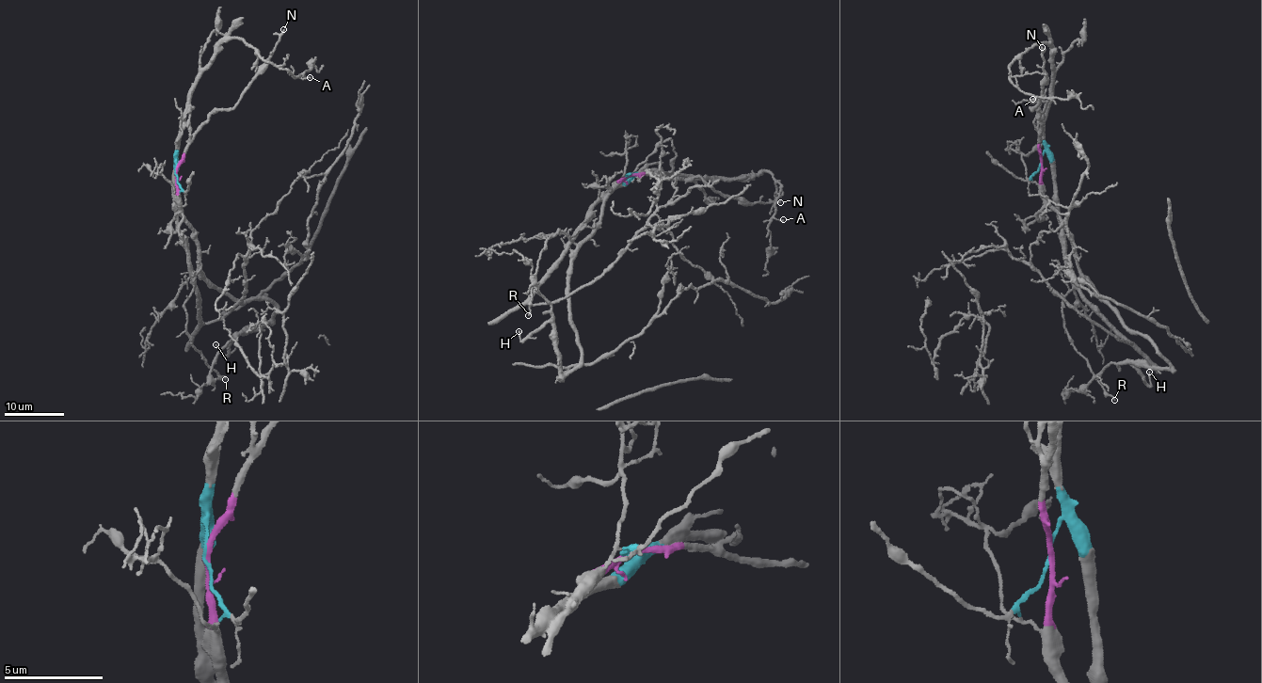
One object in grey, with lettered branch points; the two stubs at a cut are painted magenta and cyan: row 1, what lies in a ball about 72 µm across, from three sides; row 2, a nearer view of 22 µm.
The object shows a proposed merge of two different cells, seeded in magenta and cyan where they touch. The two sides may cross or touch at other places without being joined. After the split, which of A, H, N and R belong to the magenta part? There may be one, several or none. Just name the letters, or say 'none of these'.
H, N

